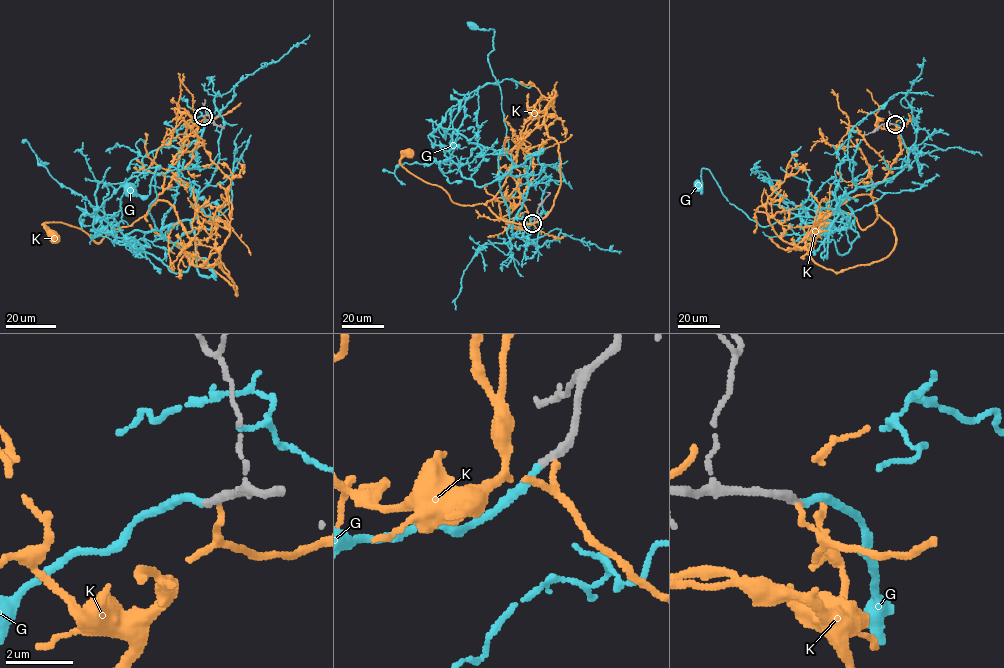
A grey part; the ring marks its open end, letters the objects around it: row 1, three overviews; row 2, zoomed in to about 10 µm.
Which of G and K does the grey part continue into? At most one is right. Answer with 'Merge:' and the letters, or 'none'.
Merge: G

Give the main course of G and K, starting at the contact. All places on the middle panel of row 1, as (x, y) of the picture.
G: (532, 223), (512, 235), (529, 186), (527, 167), (506, 154), (501, 90), (487, 57), (494, 30), (473, 26)
K: (533, 223), (516, 228), (501, 215), (496, 199), (455, 203), (441, 187), (400, 164), (408, 153)

